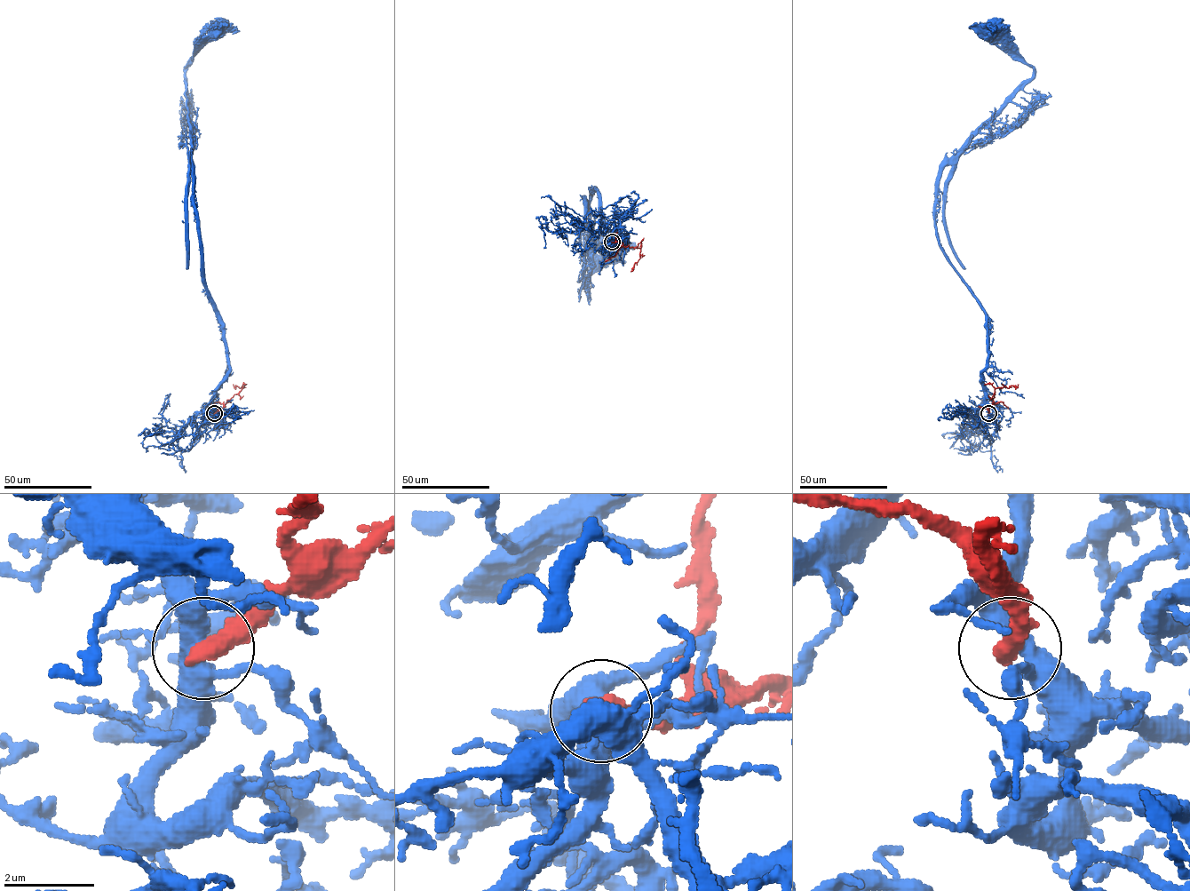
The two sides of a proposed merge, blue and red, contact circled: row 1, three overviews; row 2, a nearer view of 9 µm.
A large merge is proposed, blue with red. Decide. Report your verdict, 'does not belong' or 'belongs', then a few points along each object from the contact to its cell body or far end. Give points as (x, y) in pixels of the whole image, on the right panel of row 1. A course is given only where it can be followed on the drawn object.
does not belong; blue runs (988, 413), (982, 382), (987, 316), (940, 245), (935, 213), (941, 170), (1033, 75), (1034, 68), (988, 28); red runs (988, 413), (995, 388), (1008, 388), (1018, 384)

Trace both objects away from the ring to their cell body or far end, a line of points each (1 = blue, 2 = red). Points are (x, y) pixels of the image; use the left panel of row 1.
1: (214, 413), (212, 400), (229, 361), (224, 322), (202, 266), (186, 67), (218, 28)
2: (214, 413), (242, 388), (233, 384)

